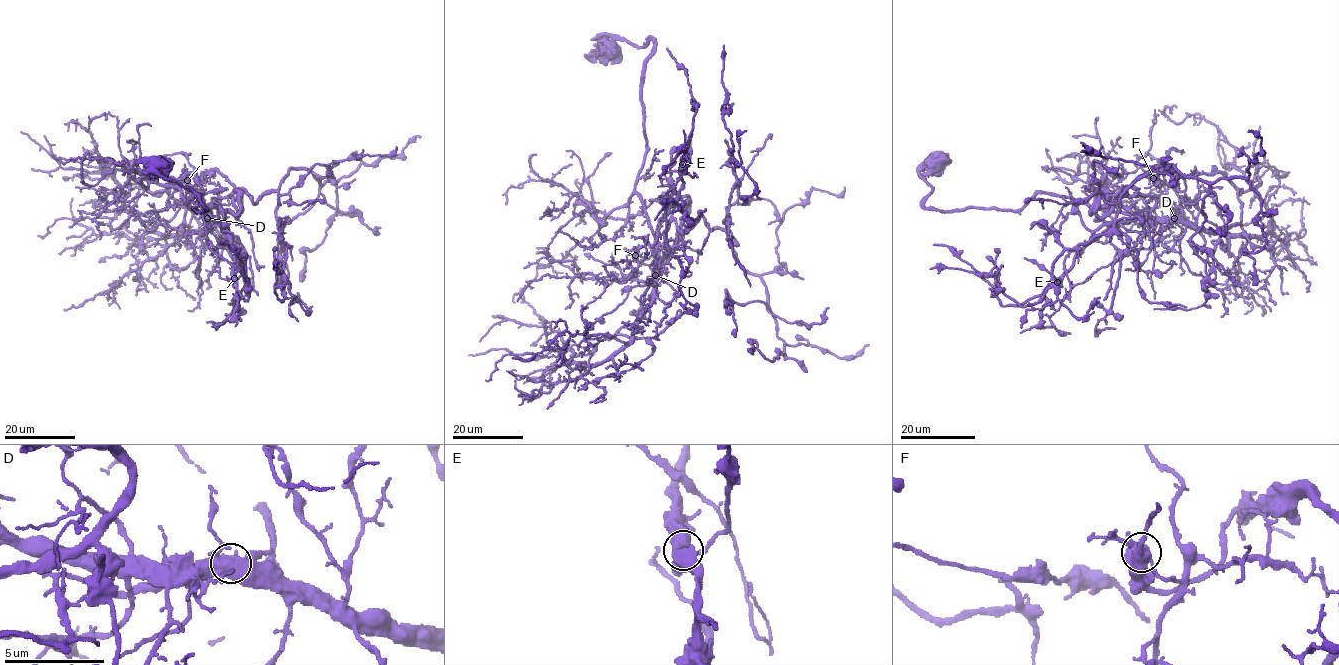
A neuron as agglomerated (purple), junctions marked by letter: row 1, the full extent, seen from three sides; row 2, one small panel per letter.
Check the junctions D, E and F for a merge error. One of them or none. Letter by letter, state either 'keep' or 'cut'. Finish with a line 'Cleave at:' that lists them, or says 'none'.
D: cut
E: keep
F: keep
Cleave at: D

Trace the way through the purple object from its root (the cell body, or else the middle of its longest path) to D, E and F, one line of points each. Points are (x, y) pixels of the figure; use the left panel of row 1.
D: (161, 166), (168, 179), (199, 196), (206, 209), (197, 211), (198, 194), (187, 204), (207, 218)
E: (161, 166), (206, 209), (193, 210), (198, 194), (187, 204), (228, 227), (234, 278)
F: (161, 166), (199, 196), (206, 209), (197, 211), (198, 194), (187, 204), (210, 219), (186, 206), (187, 181)

